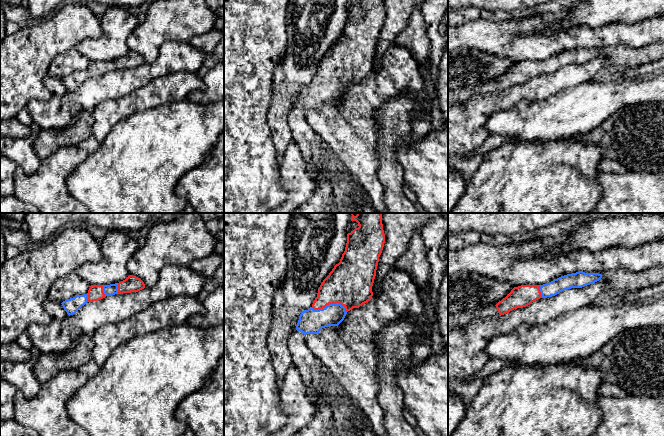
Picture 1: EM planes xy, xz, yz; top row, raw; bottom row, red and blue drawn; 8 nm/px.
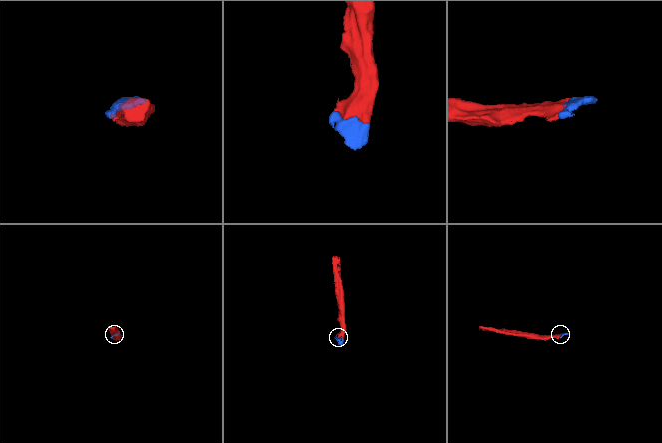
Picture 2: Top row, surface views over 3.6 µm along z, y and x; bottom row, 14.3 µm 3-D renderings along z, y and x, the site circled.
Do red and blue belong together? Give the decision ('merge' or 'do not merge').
merge

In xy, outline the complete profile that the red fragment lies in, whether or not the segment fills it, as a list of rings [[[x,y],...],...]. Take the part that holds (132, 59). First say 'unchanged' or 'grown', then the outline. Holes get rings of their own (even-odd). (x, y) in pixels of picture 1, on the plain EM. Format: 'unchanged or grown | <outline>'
grown | [[[129,51],[125,56],[110,61],[91,61],[88,69],[84,71],[76,71],[73,74],[63,77],[61,80],[67,90],[75,90],[87,78],[98,77],[106,72],[115,70],[138,68],[145,64],[144,58],[133,51]]]

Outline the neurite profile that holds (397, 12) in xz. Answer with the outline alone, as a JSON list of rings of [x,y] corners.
[[[383,0],[385,19],[376,46],[372,62],[373,72],[376,73],[381,66],[382,56],[388,48],[396,43],[396,37],[408,25],[412,11],[426,0]]]

